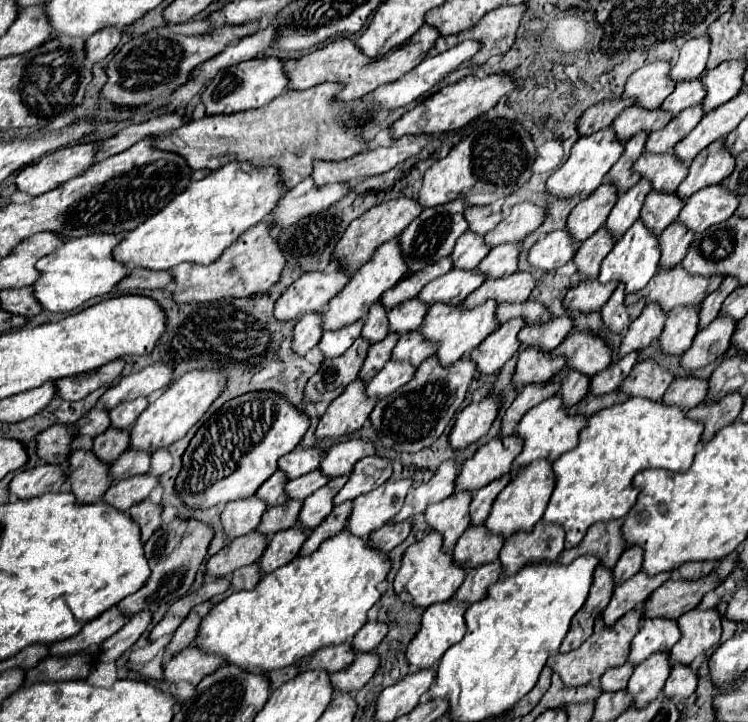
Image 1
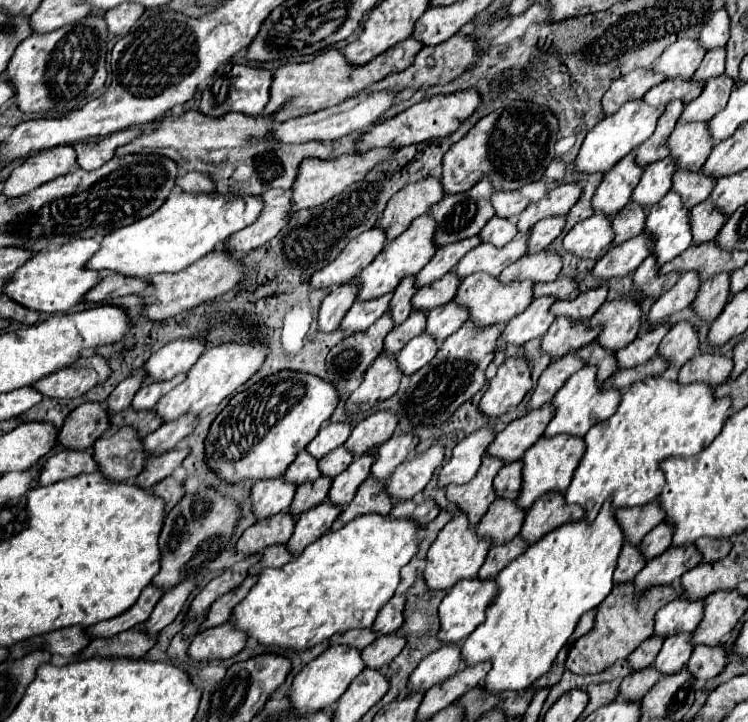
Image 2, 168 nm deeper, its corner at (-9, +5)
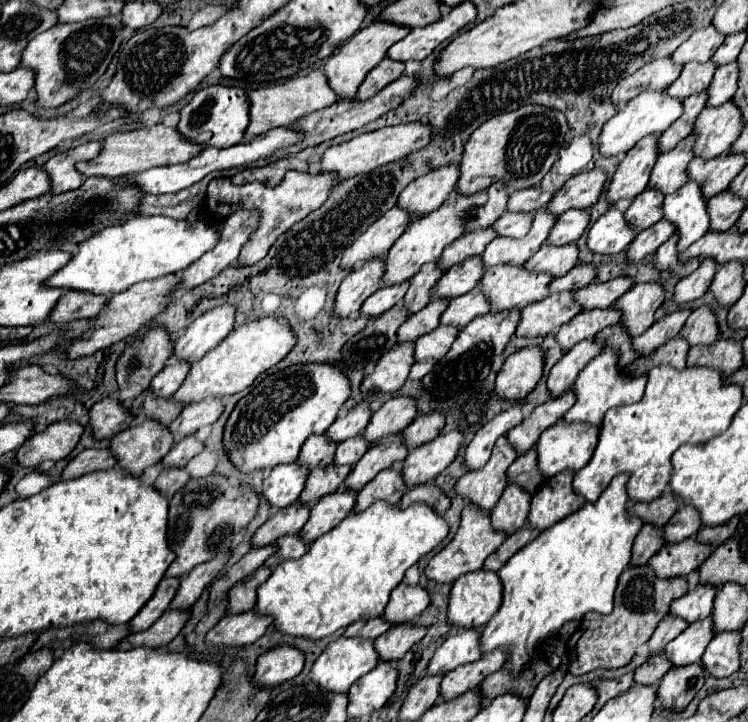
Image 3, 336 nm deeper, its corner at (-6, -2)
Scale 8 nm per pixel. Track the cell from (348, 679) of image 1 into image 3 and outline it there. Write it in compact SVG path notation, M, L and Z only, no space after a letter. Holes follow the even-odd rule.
M394 624L384 636L378 636L374 646L382 660L400 660L414 644L426 636L424 626L414 624Z

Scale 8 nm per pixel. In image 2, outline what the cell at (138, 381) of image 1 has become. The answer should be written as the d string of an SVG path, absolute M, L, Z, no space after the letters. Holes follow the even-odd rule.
M175 339L167 343L145 363L143 367L145 381L159 383L173 379L179 373L187 373L203 351L205 351L203 339Z

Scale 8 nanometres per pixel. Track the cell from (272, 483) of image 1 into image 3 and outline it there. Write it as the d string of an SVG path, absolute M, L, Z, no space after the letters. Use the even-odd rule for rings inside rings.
M318 434L310 436L310 440L304 442L298 460L300 464L308 464L308 468L312 470L316 464L330 464L334 460L334 452L336 444L330 444L326 434Z

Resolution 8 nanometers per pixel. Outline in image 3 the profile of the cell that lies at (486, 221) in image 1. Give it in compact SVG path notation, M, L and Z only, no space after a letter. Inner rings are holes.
M538 186L518 190L510 196L508 200L508 210L510 212L536 212L538 208L546 206L552 200L554 192L542 192Z

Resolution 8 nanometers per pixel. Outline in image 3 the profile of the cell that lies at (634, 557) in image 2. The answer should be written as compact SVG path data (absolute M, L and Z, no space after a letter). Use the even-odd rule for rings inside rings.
M644 524L644 528L640 530L640 534L636 536L636 542L634 542L632 564L646 564L662 546L664 546L662 528Z

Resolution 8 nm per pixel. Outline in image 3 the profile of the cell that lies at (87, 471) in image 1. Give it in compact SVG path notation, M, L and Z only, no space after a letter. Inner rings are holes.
M144 420L134 424L112 438L110 450L118 458L118 464L140 476L148 466L158 464L172 448L174 438L170 428L158 424L156 420Z

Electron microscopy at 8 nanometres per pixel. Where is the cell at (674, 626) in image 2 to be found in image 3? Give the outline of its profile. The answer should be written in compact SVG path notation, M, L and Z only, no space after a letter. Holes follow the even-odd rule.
M698 584L694 590L686 592L672 602L670 614L684 618L688 624L706 618L712 612L712 602L716 596L716 586L712 584Z

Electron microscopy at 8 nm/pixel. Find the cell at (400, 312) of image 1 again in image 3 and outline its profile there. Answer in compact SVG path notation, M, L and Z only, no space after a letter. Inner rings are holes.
M472 256L460 264L454 264L436 284L434 298L454 298L476 288L484 276L484 264L480 256Z

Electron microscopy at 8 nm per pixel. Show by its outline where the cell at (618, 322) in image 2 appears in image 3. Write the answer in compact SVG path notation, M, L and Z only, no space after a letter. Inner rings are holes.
M656 280L648 284L636 284L634 288L630 288L624 296L616 300L614 308L624 312L622 324L634 338L640 336L648 326L652 326L654 314L662 306L662 302L664 302L664 288Z

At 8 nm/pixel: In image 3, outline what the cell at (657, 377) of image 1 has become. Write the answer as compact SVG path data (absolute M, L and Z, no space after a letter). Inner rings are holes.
M710 306L696 308L680 330L680 336L684 336L690 346L712 344L718 338L718 320L714 310Z

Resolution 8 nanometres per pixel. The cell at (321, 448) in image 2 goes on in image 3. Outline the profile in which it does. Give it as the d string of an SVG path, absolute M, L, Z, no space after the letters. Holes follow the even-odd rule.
M362 400L360 404L356 404L346 414L342 414L342 416L338 416L334 420L334 424L326 432L328 434L328 440L338 444L338 442L344 442L350 436L362 434L364 428L368 426L368 422L370 422L370 416L372 416L372 410L370 410L368 402Z

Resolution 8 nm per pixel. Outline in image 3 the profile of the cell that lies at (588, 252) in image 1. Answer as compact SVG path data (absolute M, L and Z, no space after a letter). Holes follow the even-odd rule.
M646 188L642 194L636 196L632 206L626 210L626 220L636 230L644 230L644 228L656 224L658 220L662 220L662 216L664 216L662 202L664 202L664 194L660 190Z

